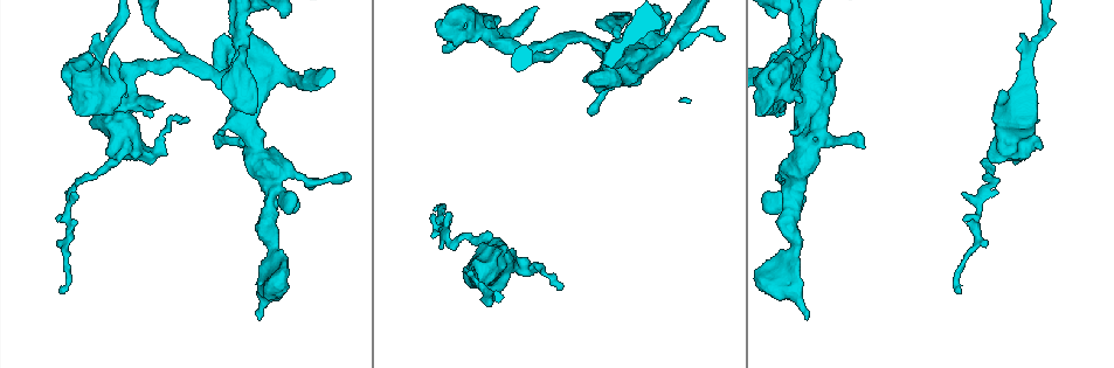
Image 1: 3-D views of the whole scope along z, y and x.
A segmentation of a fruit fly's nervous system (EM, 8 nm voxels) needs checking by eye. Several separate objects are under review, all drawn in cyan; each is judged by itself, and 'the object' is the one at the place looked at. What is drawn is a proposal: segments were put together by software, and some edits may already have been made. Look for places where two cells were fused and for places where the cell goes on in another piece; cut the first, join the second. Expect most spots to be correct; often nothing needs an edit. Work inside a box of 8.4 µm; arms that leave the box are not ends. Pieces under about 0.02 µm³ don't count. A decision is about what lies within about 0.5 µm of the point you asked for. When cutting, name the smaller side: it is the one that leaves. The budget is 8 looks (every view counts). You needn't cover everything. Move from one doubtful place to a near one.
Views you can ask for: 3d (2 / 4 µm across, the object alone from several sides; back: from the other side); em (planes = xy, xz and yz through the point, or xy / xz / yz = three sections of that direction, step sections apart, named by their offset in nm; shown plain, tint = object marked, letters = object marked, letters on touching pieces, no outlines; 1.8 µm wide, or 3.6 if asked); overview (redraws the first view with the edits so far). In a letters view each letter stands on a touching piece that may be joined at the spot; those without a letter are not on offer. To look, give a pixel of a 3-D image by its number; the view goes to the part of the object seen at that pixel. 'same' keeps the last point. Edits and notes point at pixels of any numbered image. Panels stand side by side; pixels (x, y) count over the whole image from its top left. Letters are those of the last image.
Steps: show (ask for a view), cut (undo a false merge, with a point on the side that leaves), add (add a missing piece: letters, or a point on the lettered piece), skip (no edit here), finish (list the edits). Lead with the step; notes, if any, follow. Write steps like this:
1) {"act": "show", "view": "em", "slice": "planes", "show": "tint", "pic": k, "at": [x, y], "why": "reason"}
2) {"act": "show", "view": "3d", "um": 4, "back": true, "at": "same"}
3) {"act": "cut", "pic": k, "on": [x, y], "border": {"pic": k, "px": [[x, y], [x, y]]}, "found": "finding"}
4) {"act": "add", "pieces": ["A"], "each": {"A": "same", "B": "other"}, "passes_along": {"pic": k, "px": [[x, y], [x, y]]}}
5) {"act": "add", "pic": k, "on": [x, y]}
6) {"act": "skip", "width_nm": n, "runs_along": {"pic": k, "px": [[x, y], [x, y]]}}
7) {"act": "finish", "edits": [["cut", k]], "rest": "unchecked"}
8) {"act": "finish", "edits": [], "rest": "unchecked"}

{"act": "show", "view": "em", "slice": "yz", "step": 16, "show": "letters", "pic": 1, "at": [647, 41], "why": "arms run side by side"}

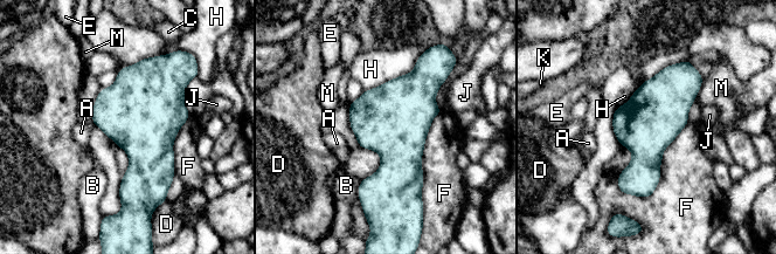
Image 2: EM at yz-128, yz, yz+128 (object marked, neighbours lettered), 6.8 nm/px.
{"act": "skip", "each": {"A": "other", "B": "other", "C": "other", "D": "other", "E": "other", "F": "other", "H": "other", "J": "other", "K": "other", "M": "other"}, "border": {"pic": 2, "px": [[90, 118], [96, 125]]}, "found": "all the same cell"}

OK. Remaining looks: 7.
{"act": "show", "view": "em", "slice": "planes", "show": "tint", "pic": 1, "at": [774, 18], "why": "thick end"}

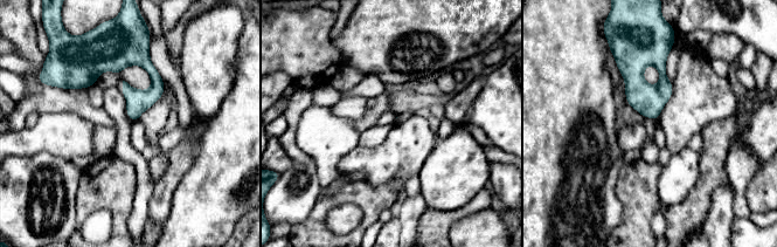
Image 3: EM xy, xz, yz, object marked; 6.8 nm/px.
{"act": "show", "view": "em", "slice": "planes", "show": "letters", "at": "same"}

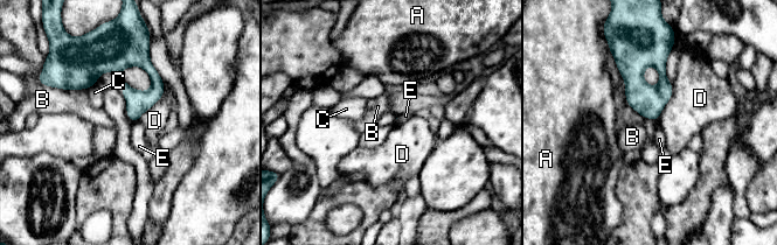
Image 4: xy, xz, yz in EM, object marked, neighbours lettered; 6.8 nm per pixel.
{"act": "skip", "longest_contact_nm": ["D", 260], "each": {"A": "other", "B": "other", "C": "other", "D": "other", "E": "other"}, "found": "none of them fits"}

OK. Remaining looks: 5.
{"act": "show", "view": "em", "slice": "planes", "show": "letters", "pic": 1, "at": [1020, 37], "why": "branch stops here"}

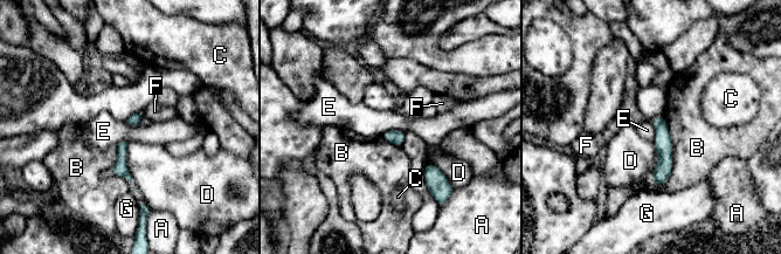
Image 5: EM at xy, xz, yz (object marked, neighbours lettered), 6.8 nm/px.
{"act": "skip", "each": {"A": "other", "B": "other", "C": "other", "D": "other", "E": "other", "F": "other", "G": "other"}, "border": {"pic": 5, "px": [[406, 132], [388, 130], [381, 135]]}, "found": "no lettered piece goes on from it"}

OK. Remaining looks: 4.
{"act": "finish", "edits": [], "rest": "unchecked"}

